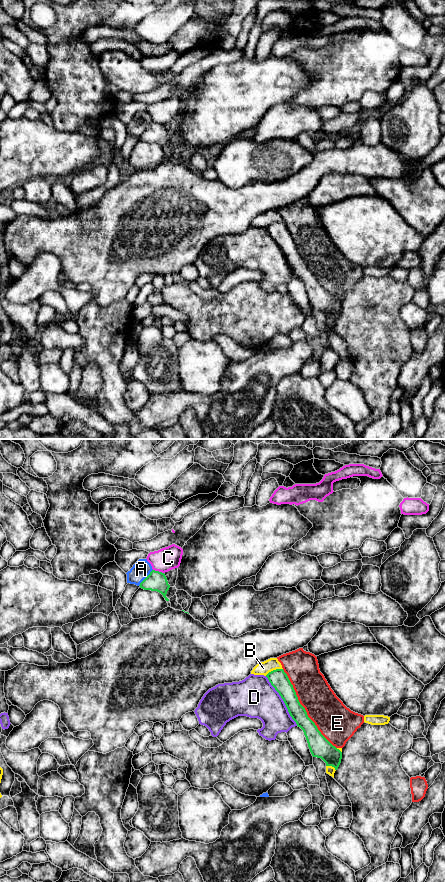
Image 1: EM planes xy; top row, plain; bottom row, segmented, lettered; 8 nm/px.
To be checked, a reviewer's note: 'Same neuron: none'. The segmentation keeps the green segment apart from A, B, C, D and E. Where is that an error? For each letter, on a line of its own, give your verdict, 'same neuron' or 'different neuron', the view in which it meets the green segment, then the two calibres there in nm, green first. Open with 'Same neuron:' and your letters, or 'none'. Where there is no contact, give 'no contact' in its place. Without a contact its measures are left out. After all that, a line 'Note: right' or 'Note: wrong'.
Same neuron: none
A: different neuron | xy | 160/150 nm
B: different neuron | xy | 150/110 nm
C: different neuron | xy | 160/190 nm
D: different neuron | xy | 150/320 nm
E: different neuron | xy | 140/300 nm
Note: right

